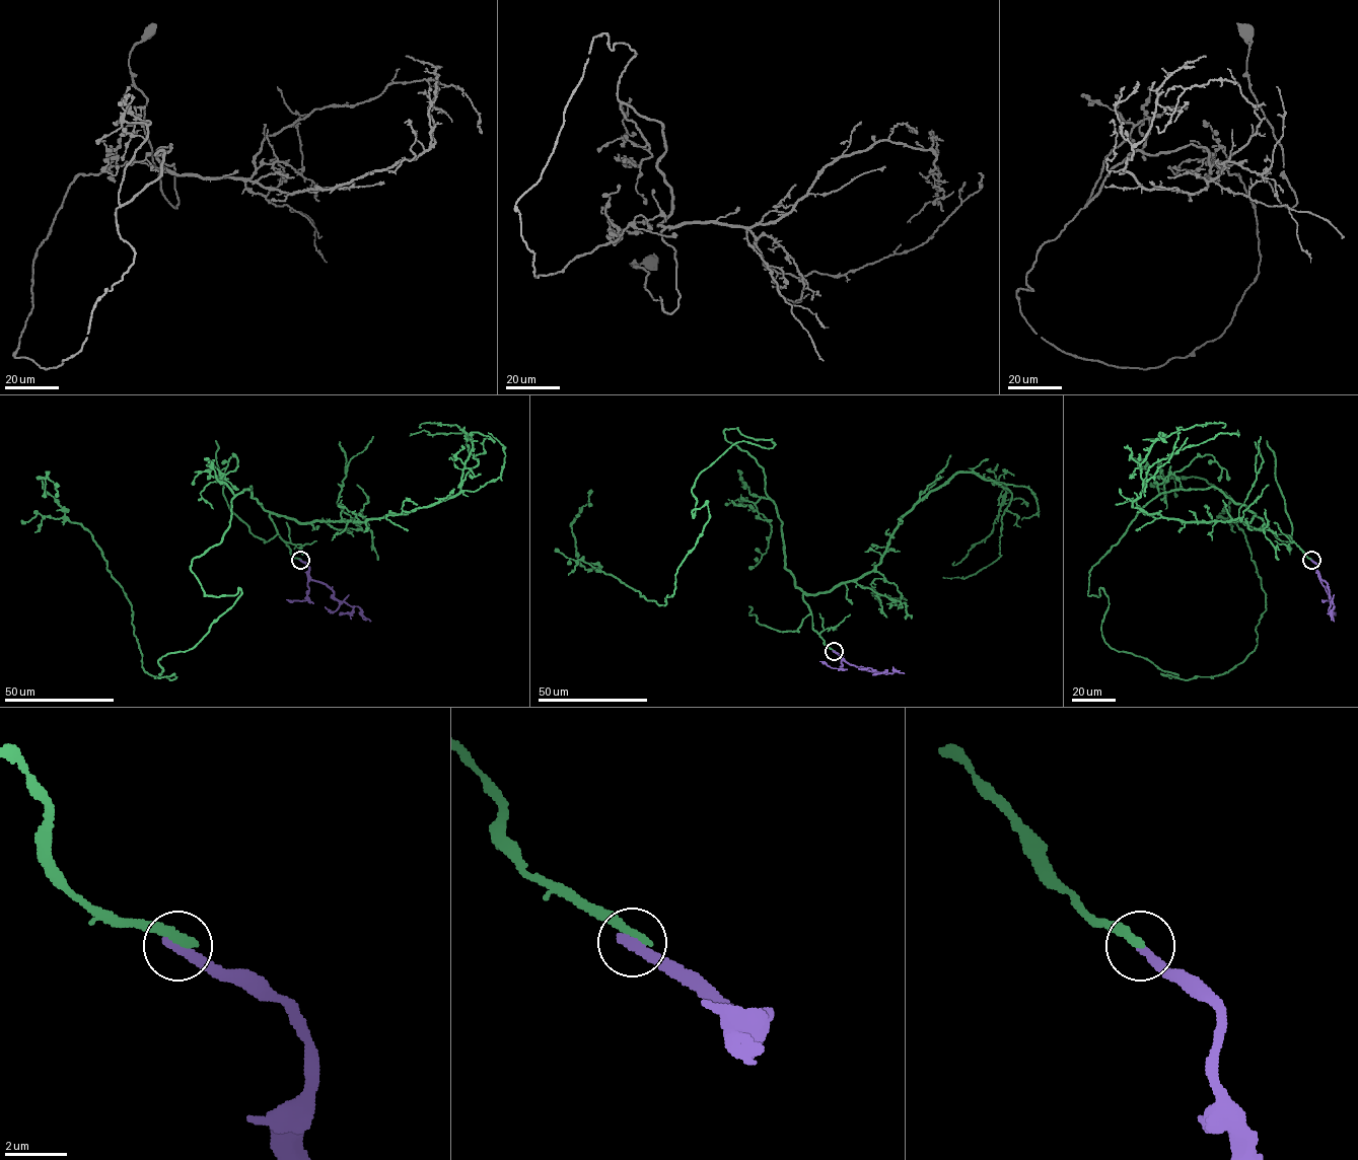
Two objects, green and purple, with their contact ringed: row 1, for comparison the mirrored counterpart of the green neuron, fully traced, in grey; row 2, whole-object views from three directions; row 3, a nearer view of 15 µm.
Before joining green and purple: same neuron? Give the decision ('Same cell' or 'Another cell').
Another cell

